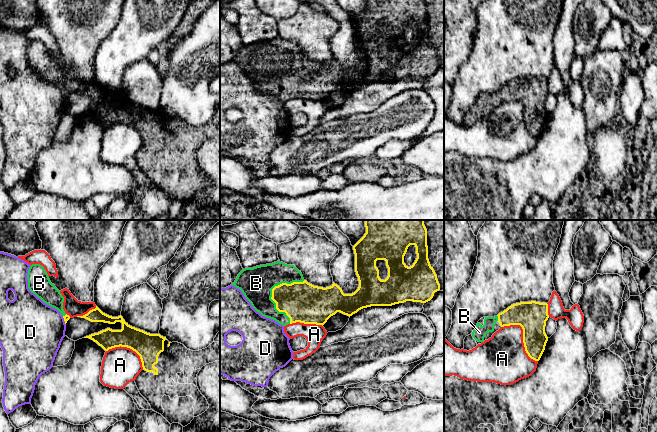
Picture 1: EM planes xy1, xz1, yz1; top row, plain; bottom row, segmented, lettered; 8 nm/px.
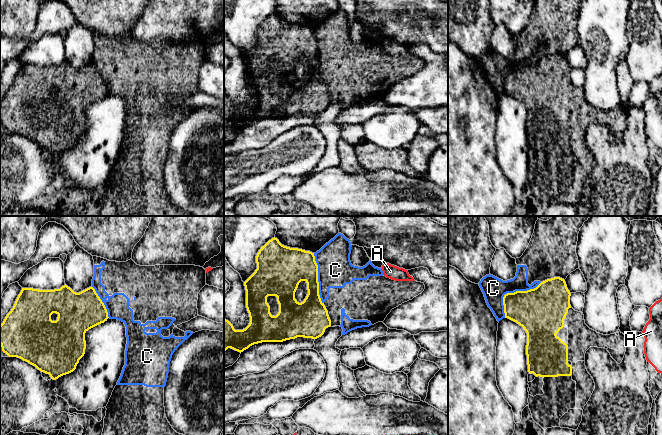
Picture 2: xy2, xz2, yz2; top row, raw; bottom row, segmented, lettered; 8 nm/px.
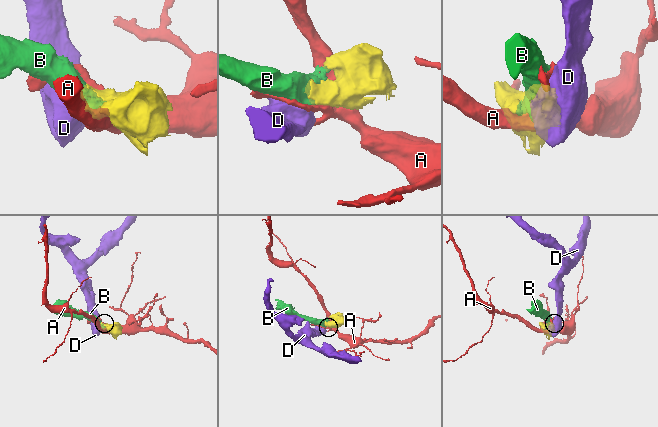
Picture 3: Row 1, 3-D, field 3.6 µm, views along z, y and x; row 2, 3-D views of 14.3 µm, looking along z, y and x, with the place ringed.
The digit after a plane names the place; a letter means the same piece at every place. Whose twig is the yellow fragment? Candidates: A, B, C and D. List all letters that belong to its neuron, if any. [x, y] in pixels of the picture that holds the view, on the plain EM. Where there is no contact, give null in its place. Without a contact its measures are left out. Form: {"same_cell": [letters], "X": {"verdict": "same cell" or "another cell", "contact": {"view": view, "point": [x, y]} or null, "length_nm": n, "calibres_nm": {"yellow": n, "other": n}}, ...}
{"same_cell": ["B"], "A": {"verdict": "another cell", "contact": {"view": "yz1", "point": [523, 112]}, "length_nm": 400, "calibres_nm": {"yellow": 240, "other": 400}}, "B": {"verdict": "same cell", "contact": {"view": "xz1", "point": [272, 68]}, "length_nm": 380, "calibres_nm": {"yellow": 320, "other": 260}}, "C": {"verdict": "another cell", "contact": {"view": "yz2", "point": [511, 69]}, "length_nm": 420, "calibres_nm": {"yellow": 360, "other": 190}}, "D": {"verdict": "another cell", "contact": {"view": "xy1", "point": [64, 96]}, "length_nm": 80, "calibres_nm": {"yellow": 50, "other": 460}}}

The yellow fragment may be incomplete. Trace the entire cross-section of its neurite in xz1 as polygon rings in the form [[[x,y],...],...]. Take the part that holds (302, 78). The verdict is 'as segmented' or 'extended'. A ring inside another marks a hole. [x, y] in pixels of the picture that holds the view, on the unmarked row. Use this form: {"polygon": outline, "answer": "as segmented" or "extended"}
{"polygon": [[[365,0],[366,9],[353,22],[355,30],[355,48],[358,53],[359,63],[352,70],[344,70],[342,65],[333,58],[330,63],[318,63],[308,59],[302,49],[294,42],[277,37],[272,40],[260,41],[243,45],[237,52],[233,62],[240,65],[252,83],[262,92],[270,94],[279,100],[300,98],[304,100],[324,101],[327,96],[340,88],[352,92],[359,86],[371,82],[392,82],[406,77],[426,79],[430,77],[434,69],[440,66],[437,51],[428,35],[427,5],[424,0]],[[410,21],[416,23],[417,34],[412,42],[404,39],[404,32]],[[377,36],[385,36],[388,44],[388,52],[385,56],[379,53],[376,43]]], "answer": "extended"}

